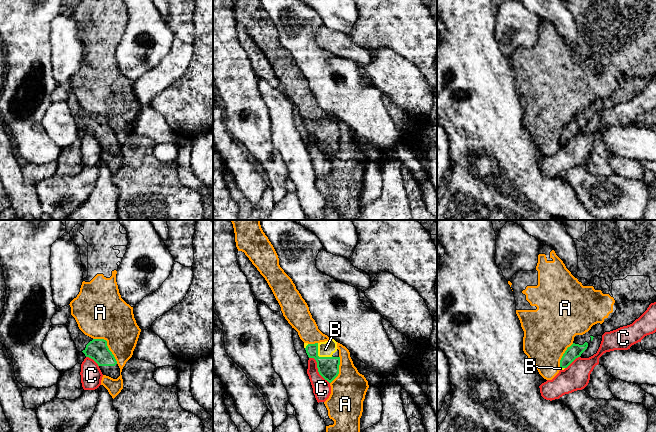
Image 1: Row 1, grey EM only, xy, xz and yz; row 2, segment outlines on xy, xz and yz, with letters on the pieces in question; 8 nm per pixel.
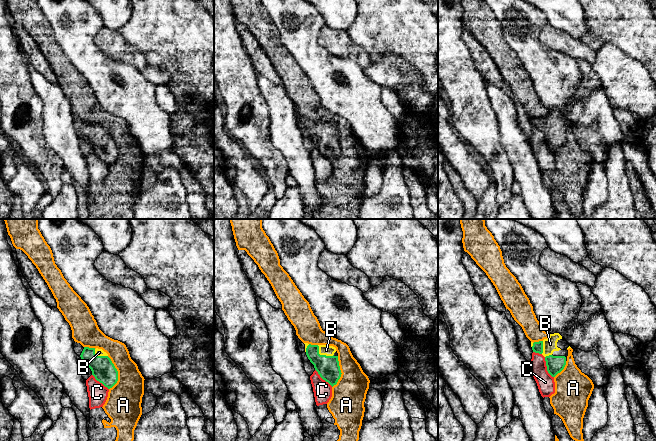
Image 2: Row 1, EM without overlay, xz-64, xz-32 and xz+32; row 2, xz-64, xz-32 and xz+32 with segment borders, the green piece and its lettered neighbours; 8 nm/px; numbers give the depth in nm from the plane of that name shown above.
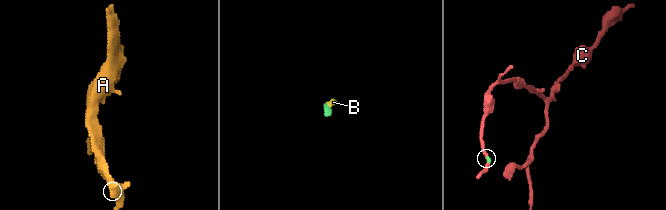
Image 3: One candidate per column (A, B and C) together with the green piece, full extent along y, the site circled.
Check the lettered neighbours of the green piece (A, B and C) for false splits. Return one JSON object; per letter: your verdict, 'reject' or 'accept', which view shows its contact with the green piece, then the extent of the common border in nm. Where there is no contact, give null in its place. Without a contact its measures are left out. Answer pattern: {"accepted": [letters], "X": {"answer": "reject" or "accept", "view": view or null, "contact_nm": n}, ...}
{"accepted": ["B"], "A": {"answer": "reject", "view": "xy", "contact_nm": 280}, "B": {"answer": "accept", "view": "xz", "contact_nm": 170}, "C": {"answer": "reject", "view": "xz", "contact_nm": 280}}

